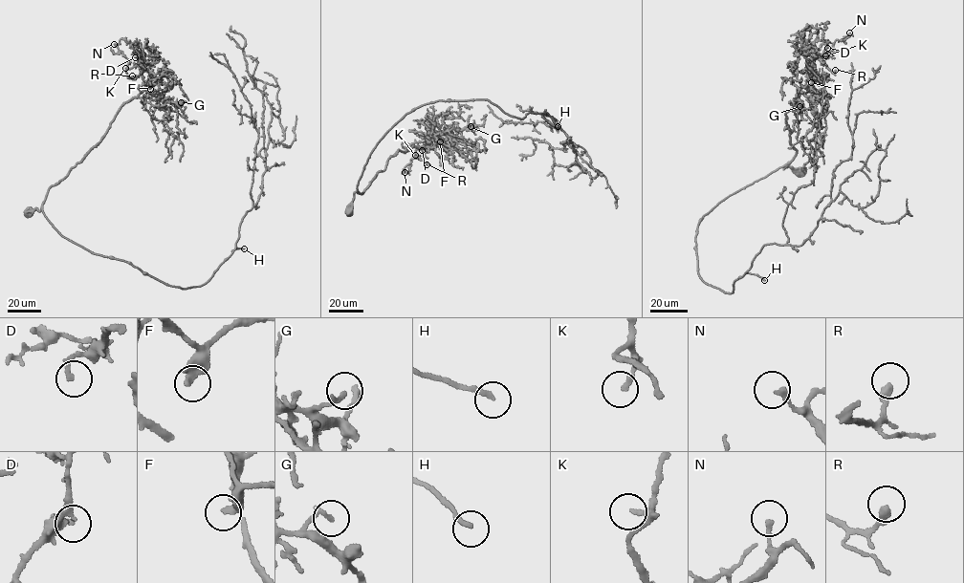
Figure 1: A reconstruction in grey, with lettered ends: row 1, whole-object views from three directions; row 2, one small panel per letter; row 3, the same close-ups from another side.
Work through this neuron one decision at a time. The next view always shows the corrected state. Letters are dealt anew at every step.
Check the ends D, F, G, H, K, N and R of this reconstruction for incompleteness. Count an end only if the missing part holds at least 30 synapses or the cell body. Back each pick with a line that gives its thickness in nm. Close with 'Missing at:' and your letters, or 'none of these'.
H: Thickness 220 nm
K: Thickness 190 nm
R: Thickness 320 nm
Missing at: H, K, R

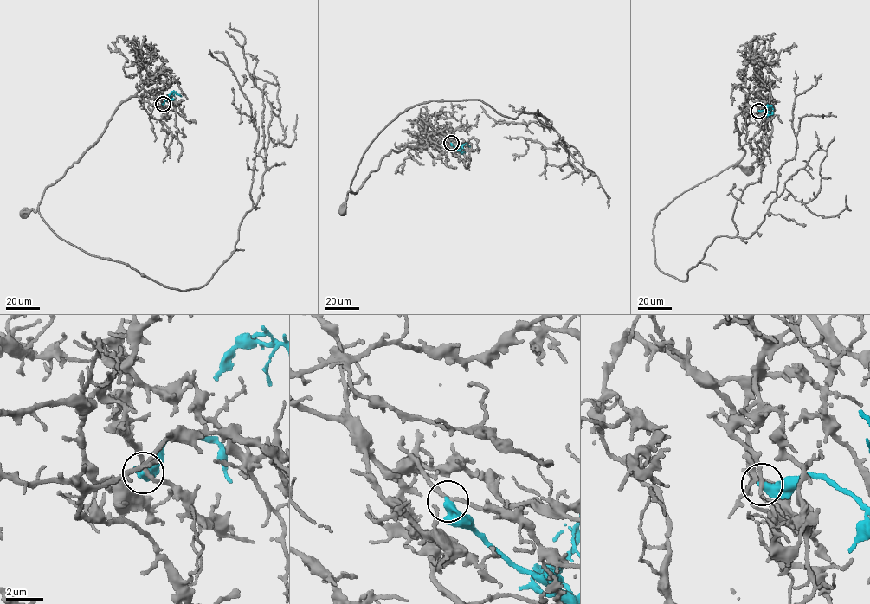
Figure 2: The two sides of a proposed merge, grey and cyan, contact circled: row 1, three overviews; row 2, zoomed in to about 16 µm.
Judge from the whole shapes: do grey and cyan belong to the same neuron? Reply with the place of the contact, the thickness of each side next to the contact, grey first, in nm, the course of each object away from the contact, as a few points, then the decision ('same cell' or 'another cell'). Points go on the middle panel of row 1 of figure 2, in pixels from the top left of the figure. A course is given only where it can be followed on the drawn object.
place (451, 143); calibres 190 and 480 nm; course grey (451, 143), (433, 133), (425, 147), (389, 151), (355, 194), (348, 192), (343, 210); course cyan (451, 143), (460, 151), (466, 143), (470, 146); another cell

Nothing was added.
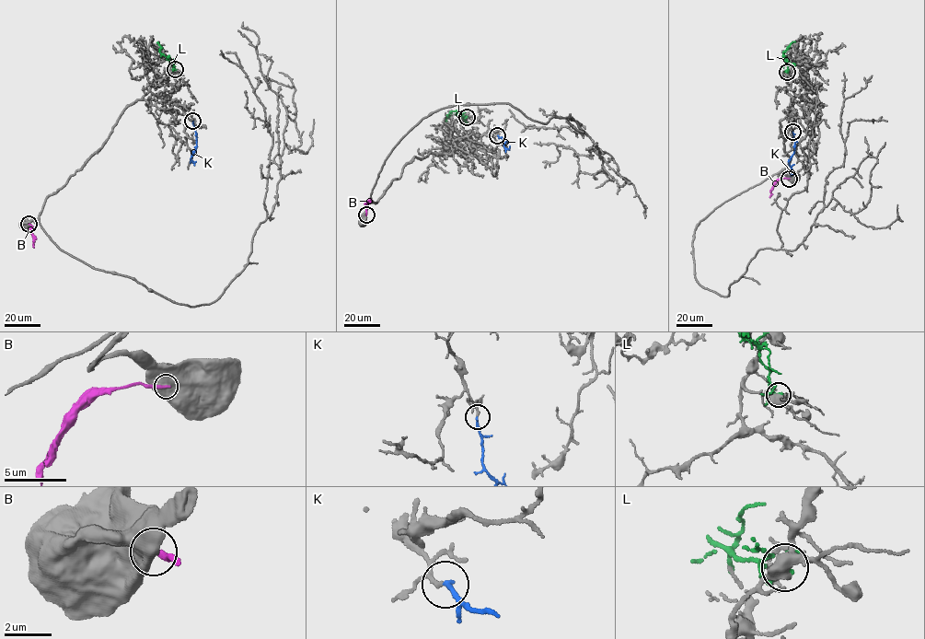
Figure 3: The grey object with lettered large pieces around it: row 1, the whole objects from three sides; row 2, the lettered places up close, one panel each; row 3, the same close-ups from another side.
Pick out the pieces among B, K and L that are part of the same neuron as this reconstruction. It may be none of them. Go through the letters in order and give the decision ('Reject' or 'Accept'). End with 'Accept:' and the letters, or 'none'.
B: Reject
K: Accept
L: Reject
Accept: K

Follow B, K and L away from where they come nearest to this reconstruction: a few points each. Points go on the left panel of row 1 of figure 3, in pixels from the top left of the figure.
B: (28, 224), (31, 226), (34, 248)
K: (192, 121), (196, 145), (190, 160), (194, 165)
L: (175, 69), (169, 58), (159, 52), (161, 47), (156, 42)

